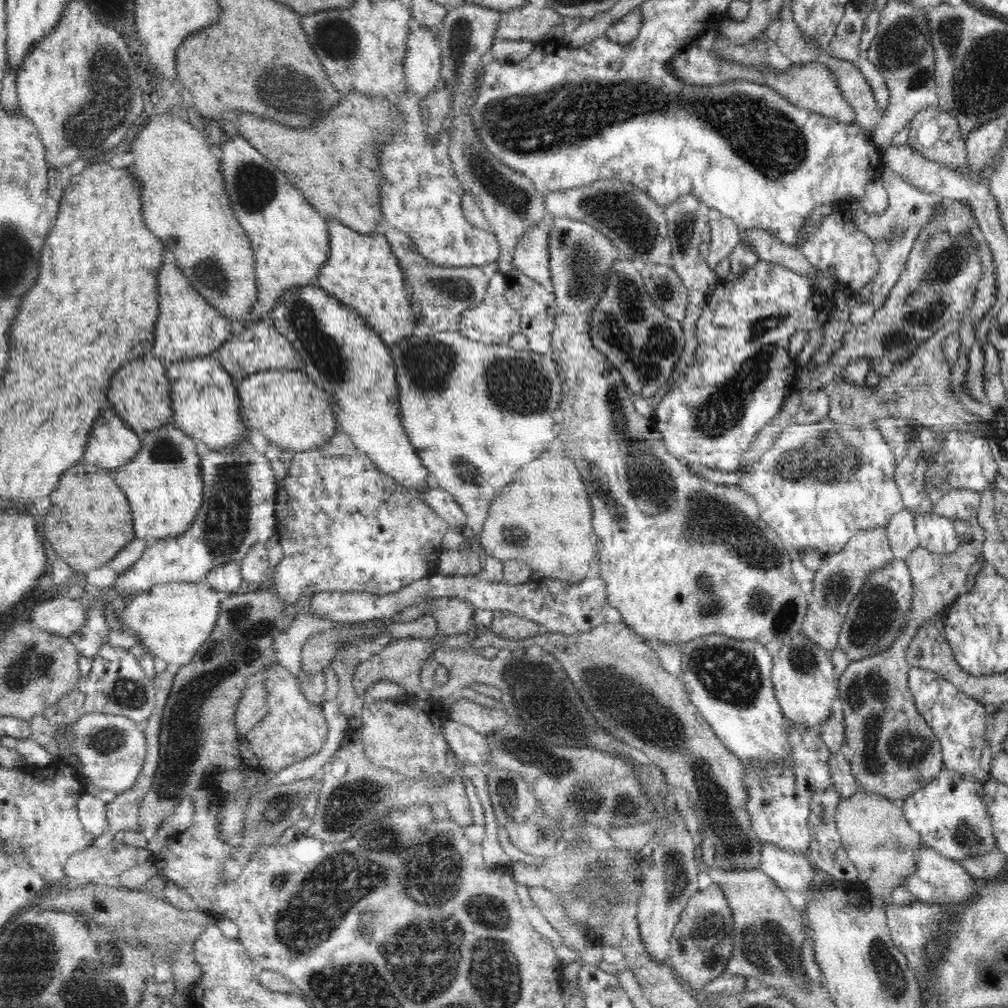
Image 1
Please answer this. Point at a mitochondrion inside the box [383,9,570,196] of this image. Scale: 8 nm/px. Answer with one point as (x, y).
(460, 33)

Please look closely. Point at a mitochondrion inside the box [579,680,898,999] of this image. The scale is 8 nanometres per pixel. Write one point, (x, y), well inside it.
(765, 943)

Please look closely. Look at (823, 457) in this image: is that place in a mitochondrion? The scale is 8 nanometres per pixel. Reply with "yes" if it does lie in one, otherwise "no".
yes

